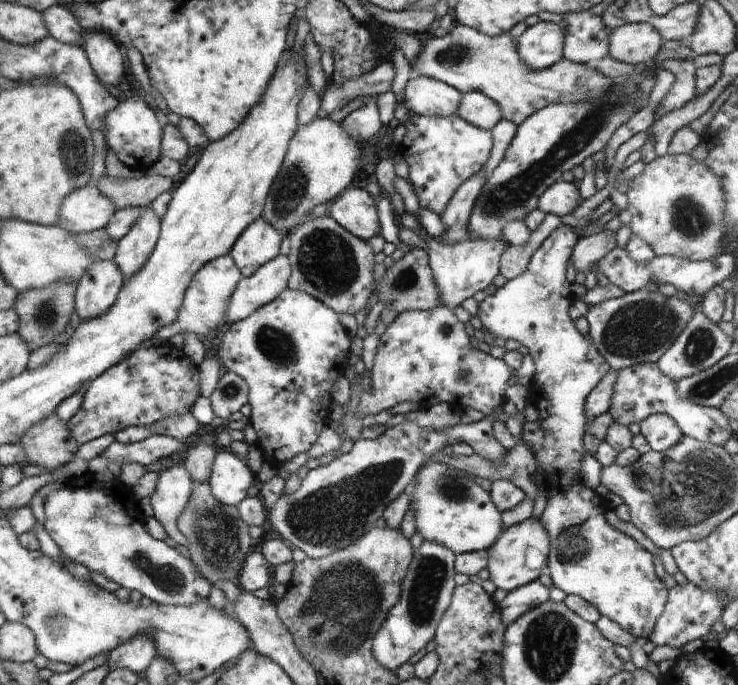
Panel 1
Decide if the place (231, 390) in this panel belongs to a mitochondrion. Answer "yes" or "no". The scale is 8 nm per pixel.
yes

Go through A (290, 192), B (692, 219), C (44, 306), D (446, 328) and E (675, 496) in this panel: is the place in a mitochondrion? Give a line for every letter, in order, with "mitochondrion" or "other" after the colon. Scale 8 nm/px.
A: mitochondrion
B: mitochondrion
C: mitochondrion
D: mitochondrion
E: mitochondrion

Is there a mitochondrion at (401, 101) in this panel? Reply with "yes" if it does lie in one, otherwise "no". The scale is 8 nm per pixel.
no

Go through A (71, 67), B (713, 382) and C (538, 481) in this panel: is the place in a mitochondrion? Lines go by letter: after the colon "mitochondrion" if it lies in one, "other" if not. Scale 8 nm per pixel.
A: mitochondrion
B: mitochondrion
C: other

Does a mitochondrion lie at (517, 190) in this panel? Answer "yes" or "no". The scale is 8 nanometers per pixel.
yes

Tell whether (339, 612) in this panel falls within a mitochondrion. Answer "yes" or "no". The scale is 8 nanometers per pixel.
yes

